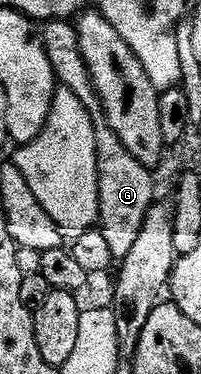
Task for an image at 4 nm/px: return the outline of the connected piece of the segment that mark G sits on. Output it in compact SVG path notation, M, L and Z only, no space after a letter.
M53 19L39 26L38 36L46 51L46 59L50 59L50 67L54 71L57 82L63 88L74 91L82 107L90 115L94 123L94 143L96 144L96 166L98 167L98 191L100 192L100 219L98 229L104 233L110 243L110 250L116 259L130 255L130 247L134 247L138 235L143 229L143 221L154 206L152 200L152 176L148 168L126 147L122 147L122 139L118 139L115 131L108 126L108 116L96 94L94 83L90 79L90 71L86 67L86 59L82 59L82 49L78 43L75 24L68 19Z

